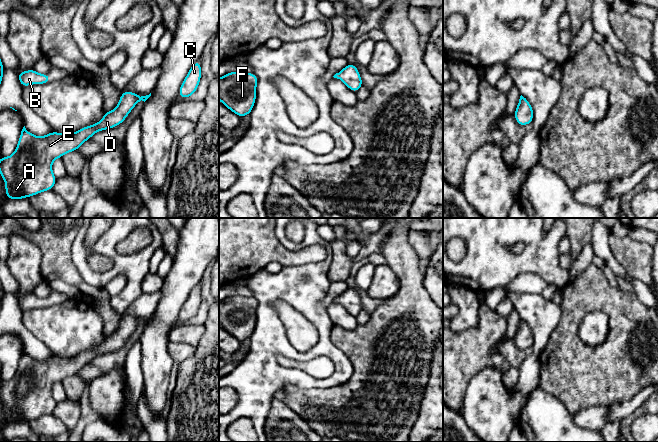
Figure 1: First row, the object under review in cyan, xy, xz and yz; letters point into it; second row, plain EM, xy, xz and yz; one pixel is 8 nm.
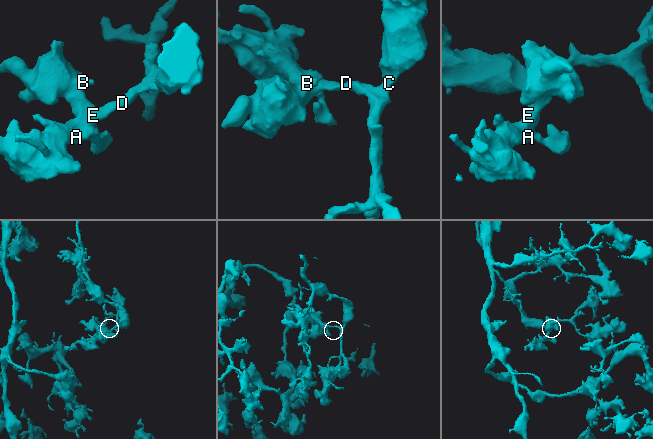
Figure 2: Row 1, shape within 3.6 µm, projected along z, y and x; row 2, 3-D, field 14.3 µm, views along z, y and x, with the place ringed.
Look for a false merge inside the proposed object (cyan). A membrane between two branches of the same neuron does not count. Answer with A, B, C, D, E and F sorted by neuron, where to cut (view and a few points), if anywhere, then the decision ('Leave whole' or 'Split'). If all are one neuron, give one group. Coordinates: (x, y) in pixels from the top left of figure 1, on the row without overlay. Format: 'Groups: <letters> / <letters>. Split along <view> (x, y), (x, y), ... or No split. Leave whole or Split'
Groups: A B C D E F. No split. Leave whole

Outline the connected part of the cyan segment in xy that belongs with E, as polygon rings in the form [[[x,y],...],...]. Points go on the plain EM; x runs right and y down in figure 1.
[[[124,315],[115,333],[105,336],[101,345],[82,351],[75,357],[52,355],[38,361],[24,350],[14,377],[0,382],[0,399],[6,408],[5,419],[10,424],[18,424],[52,414],[57,405],[52,396],[55,383],[78,374],[96,356],[120,349],[139,325],[145,326],[150,320],[151,317],[140,321]]]

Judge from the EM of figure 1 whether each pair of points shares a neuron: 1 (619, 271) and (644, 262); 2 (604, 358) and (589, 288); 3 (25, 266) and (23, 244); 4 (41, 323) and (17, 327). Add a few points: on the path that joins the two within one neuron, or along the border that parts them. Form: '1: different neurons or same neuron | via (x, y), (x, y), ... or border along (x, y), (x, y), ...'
1: different neurons | border along (611, 249), (615, 260), (631, 276)
2: same neuron | via (616, 341), (616, 315), (606, 305)
3: same neuron | via (24, 261), (23, 249)
4: different neurons | border along (23, 311), (23, 325), (41, 342)

